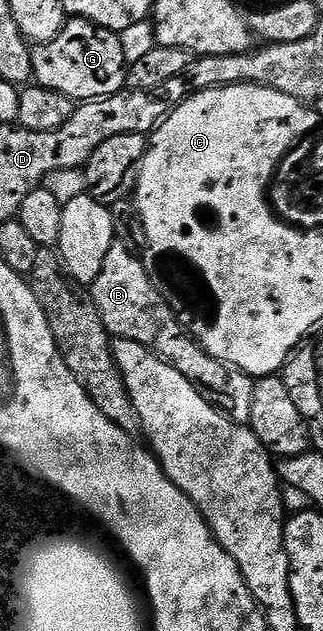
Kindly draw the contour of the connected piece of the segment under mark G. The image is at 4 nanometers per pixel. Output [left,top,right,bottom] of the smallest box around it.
[30,17,126,103]

